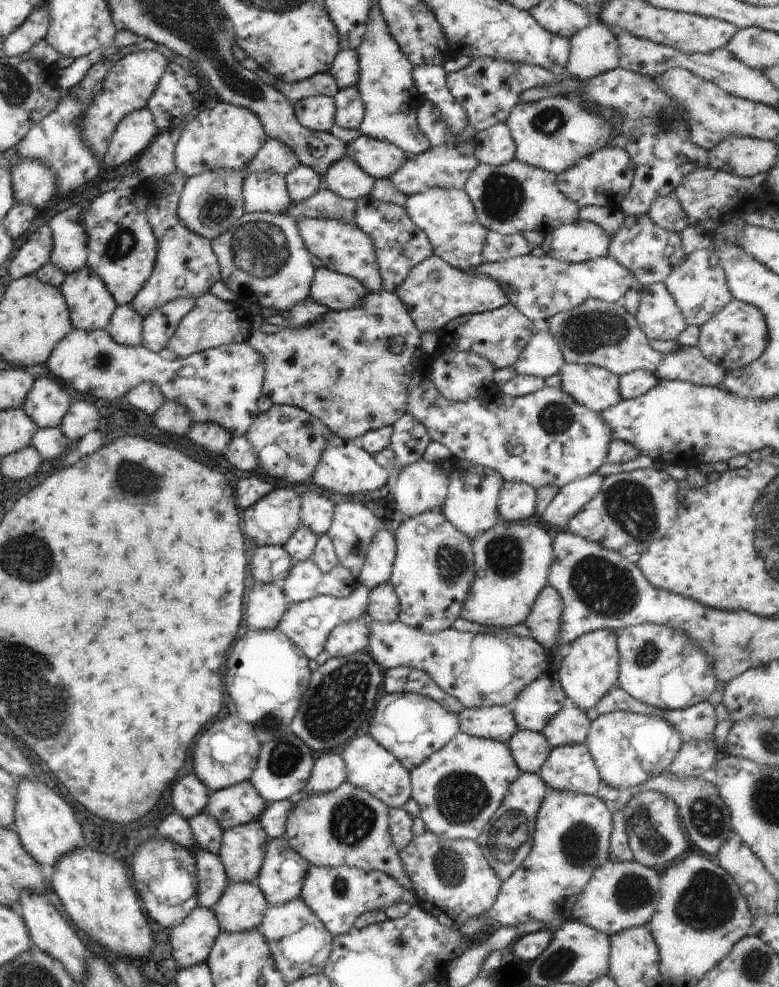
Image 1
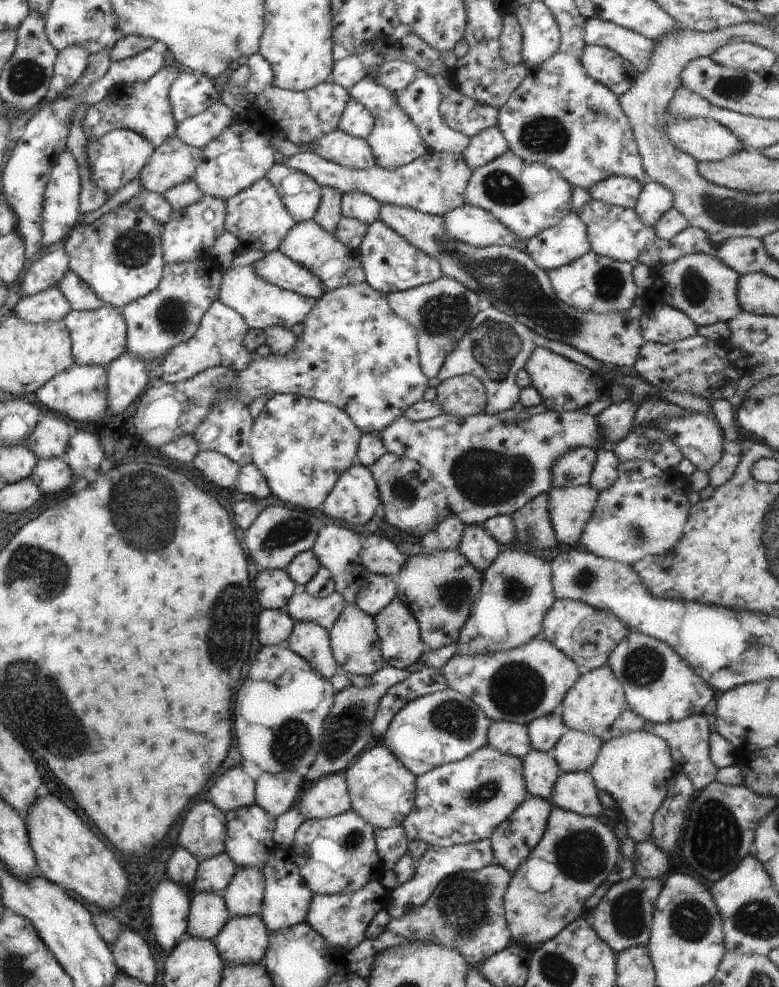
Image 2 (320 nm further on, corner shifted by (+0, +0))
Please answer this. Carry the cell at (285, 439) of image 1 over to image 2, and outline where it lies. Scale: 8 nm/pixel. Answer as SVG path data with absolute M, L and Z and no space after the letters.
M277 393L265 401L261 411L252 420L248 445L252 463L263 475L270 494L286 504L312 512L319 510L341 473L355 463L361 435L353 421L336 406L304 396Z

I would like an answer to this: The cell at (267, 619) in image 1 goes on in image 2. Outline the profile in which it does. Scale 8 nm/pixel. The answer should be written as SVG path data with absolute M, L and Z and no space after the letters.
M282 609L259 610L255 621L257 640L262 647L285 644L291 629L293 619Z

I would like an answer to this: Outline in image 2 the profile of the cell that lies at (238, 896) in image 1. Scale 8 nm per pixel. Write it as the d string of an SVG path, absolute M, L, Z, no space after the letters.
M258 915L228 917L212 943L223 966L260 964L269 932Z

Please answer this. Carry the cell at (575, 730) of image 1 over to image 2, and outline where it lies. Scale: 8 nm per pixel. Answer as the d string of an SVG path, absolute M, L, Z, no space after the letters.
M569 729L546 754L558 764L561 773L588 771L597 758L601 743L593 735Z

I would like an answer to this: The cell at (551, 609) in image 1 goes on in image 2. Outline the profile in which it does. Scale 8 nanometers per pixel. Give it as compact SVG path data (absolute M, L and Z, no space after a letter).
M555 599L543 617L540 637L569 657L580 671L592 671L605 665L605 656L630 631L611 611L597 610L581 601Z

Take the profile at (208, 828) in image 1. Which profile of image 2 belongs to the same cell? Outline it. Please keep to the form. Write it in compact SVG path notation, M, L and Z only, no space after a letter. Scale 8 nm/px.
M225 852L198 862L191 890L197 893L219 893L229 884L236 866Z

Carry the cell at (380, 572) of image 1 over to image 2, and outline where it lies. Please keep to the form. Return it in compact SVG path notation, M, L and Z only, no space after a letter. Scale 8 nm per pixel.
M367 573L361 578L354 603L365 614L374 617L395 597L396 584L393 578Z

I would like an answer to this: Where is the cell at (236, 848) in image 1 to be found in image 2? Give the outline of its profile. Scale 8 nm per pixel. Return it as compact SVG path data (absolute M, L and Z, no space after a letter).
M237 867L229 884L221 892L229 917L258 915L264 893L261 869Z

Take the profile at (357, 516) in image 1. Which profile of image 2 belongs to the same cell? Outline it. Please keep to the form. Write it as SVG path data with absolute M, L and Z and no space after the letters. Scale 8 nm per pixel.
M367 534L365 538L361 537L361 546L361 564L365 572L367 573L371 573L374 575L385 575L391 578L395 578L398 575L400 568L406 561L406 556L399 553L395 545L393 545L393 543L385 537L381 538L381 536L377 536L374 534L373 536L369 536L369 534Z

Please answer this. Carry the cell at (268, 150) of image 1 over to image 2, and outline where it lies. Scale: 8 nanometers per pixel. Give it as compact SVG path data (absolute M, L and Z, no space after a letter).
M426 148L422 157L399 168L382 169L373 166L365 170L350 169L329 161L311 151L285 157L281 165L288 166L310 176L320 187L338 190L341 194L360 192L374 198L380 205L397 205L430 215L442 216L463 205L464 190L471 169L465 164L461 153L435 152Z

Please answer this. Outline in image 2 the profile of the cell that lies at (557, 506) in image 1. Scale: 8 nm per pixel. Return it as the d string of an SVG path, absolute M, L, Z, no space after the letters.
M589 484L580 487L550 487L546 493L547 514L557 542L577 546L583 525L589 520L598 492Z

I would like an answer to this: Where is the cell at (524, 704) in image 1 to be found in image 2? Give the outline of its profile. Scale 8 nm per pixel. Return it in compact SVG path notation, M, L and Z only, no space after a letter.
M559 705L548 715L537 717L526 724L531 749L546 753L569 730L560 717L561 709Z

